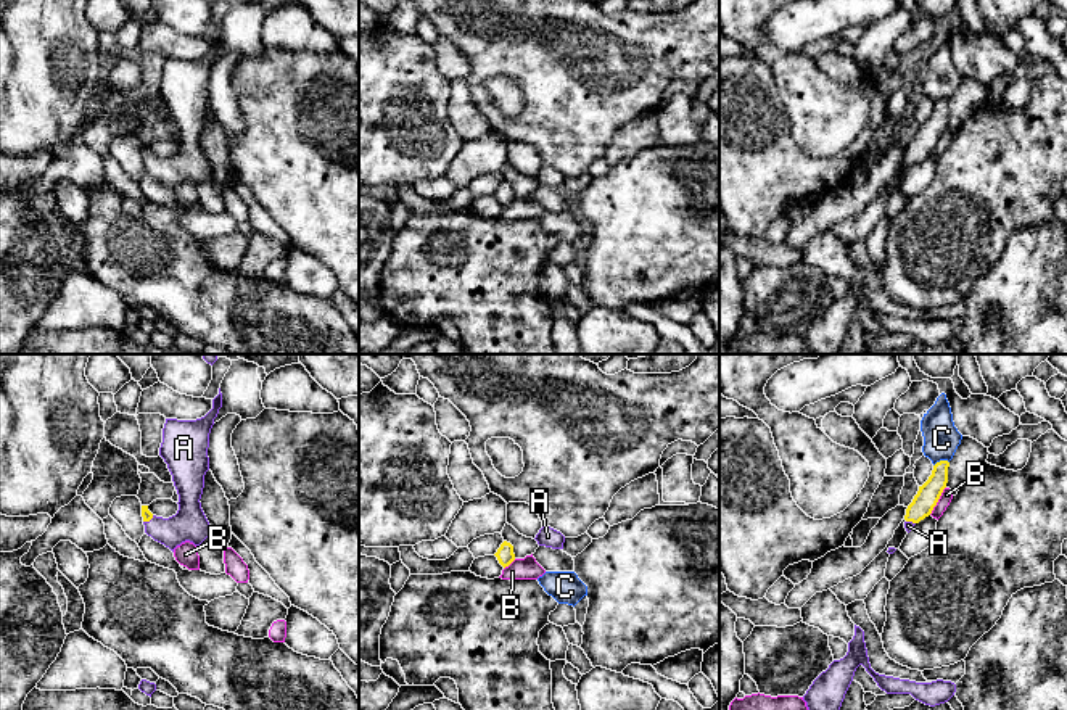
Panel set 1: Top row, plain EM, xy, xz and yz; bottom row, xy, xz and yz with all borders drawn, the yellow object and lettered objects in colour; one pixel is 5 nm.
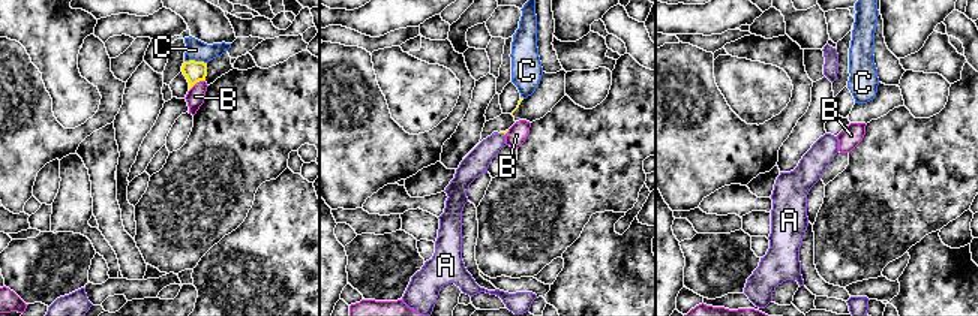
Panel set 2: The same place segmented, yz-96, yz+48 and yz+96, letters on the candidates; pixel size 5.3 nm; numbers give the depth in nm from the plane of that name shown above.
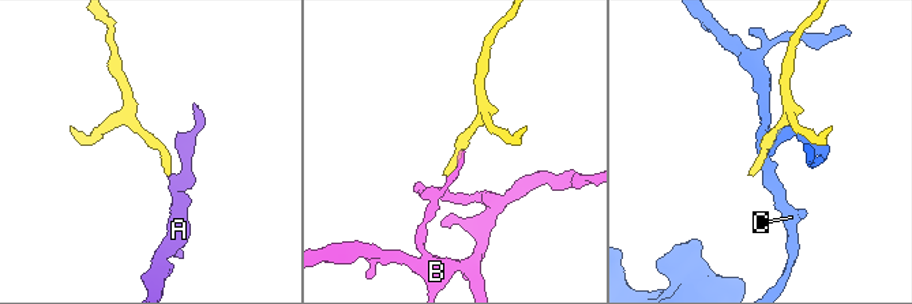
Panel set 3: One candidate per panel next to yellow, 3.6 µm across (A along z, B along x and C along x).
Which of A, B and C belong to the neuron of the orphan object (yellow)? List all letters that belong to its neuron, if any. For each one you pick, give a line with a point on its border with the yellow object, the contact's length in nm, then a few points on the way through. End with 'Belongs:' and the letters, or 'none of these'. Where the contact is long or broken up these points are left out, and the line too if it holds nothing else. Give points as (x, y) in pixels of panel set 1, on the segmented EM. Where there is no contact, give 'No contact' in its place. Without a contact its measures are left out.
A: Touches yellow at xy (148, 520). Shared border 70 nm. Path across: xy (147, 515), (148, 520), (190, 524)
Belongs: A

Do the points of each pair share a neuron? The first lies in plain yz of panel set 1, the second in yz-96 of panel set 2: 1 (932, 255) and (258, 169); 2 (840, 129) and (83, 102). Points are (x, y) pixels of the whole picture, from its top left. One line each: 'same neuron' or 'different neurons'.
1: same neuron
2: same neuron

